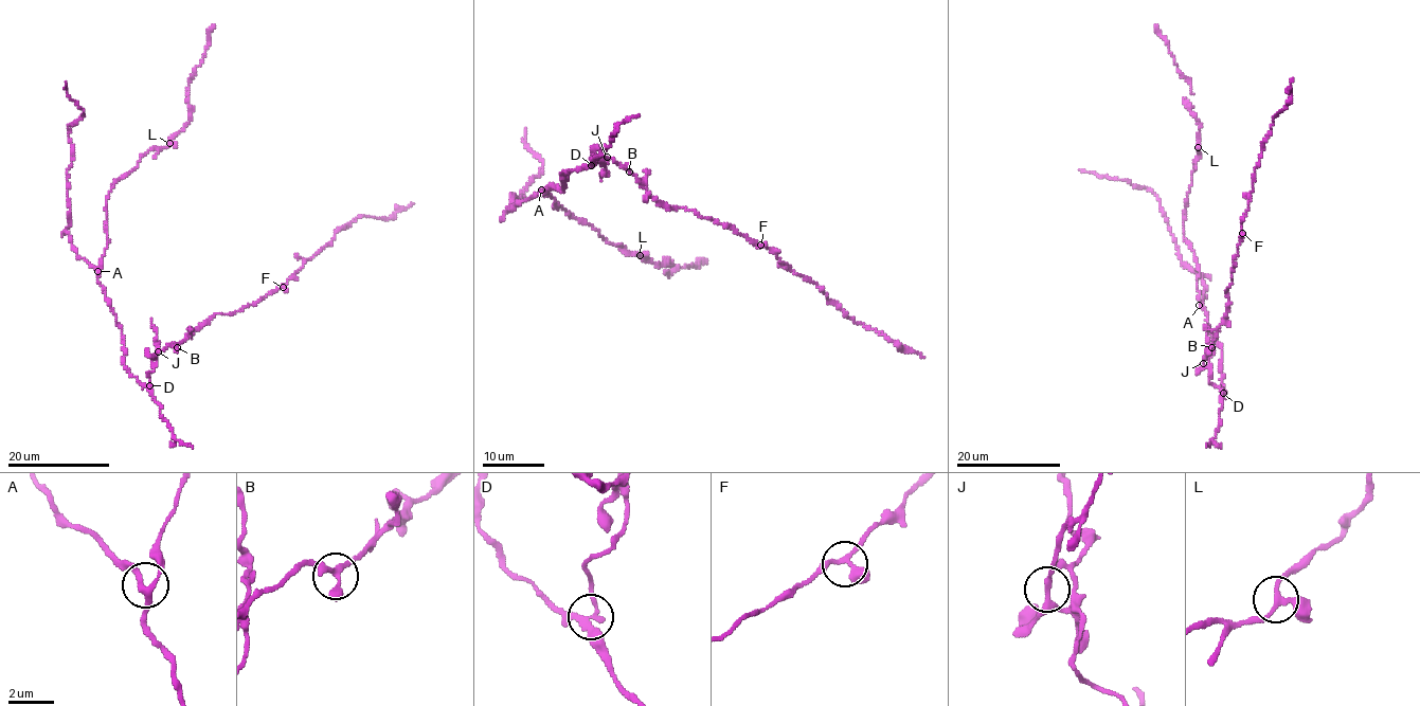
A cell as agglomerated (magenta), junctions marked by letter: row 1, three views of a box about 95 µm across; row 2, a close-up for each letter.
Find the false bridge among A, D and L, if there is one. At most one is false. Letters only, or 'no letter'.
D

